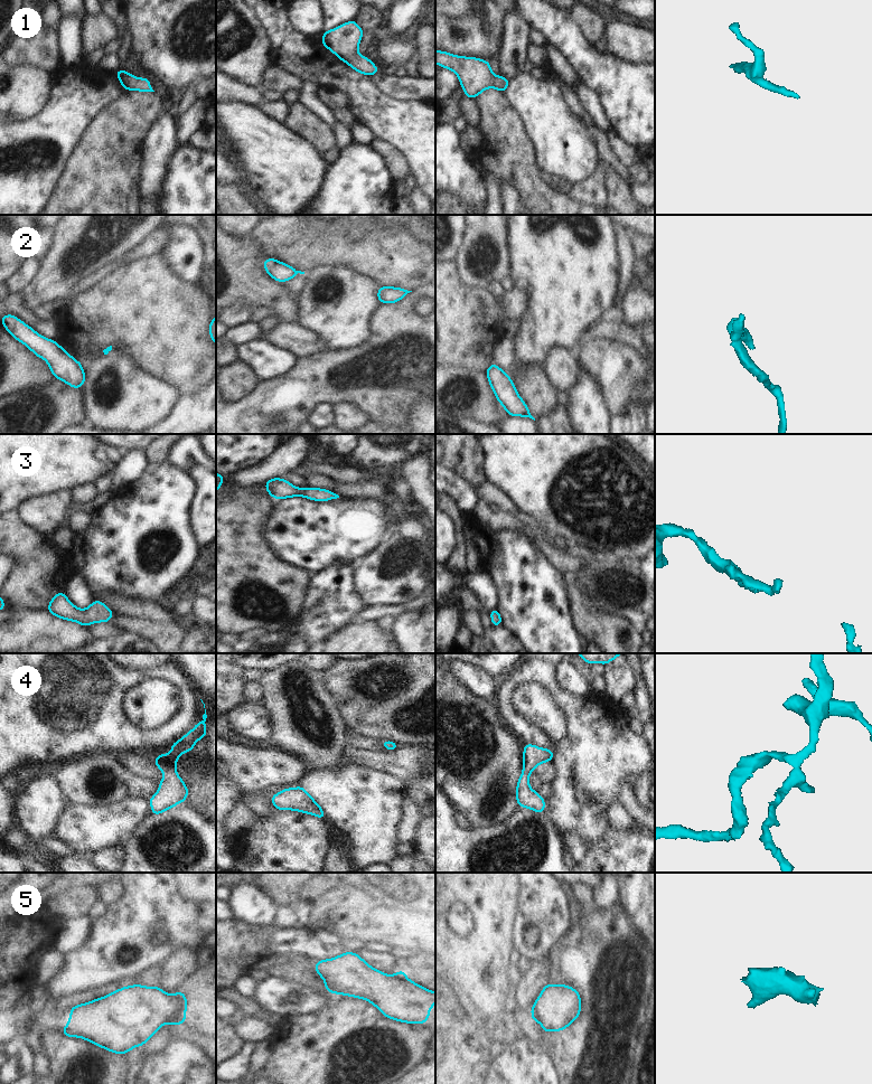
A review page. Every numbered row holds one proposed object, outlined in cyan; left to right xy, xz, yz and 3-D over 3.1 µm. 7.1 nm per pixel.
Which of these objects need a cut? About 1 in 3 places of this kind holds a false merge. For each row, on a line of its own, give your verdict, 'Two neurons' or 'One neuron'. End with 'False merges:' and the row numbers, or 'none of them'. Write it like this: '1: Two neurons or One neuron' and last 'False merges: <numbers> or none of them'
1: One neuron
2: Two neurons
3: One neuron
4: One neuron
5: One neuron
False merges: 2

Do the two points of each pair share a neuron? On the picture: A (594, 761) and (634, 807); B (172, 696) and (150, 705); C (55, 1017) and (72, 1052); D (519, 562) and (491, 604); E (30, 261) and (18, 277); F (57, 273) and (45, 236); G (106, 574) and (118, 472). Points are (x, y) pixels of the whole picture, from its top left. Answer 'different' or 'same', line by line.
A: different
B: same
C: different
D: different
E: same
F: different
G: different

